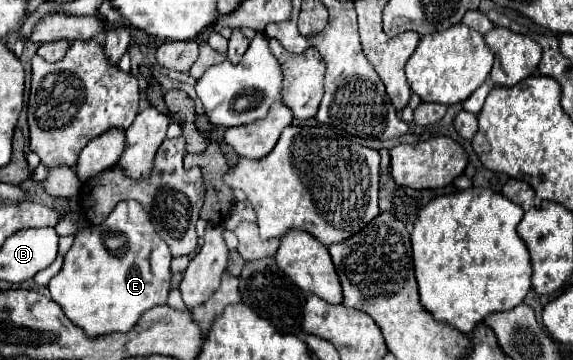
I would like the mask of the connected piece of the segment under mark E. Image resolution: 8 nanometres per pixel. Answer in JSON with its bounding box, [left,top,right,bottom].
[49,201,171,337]

